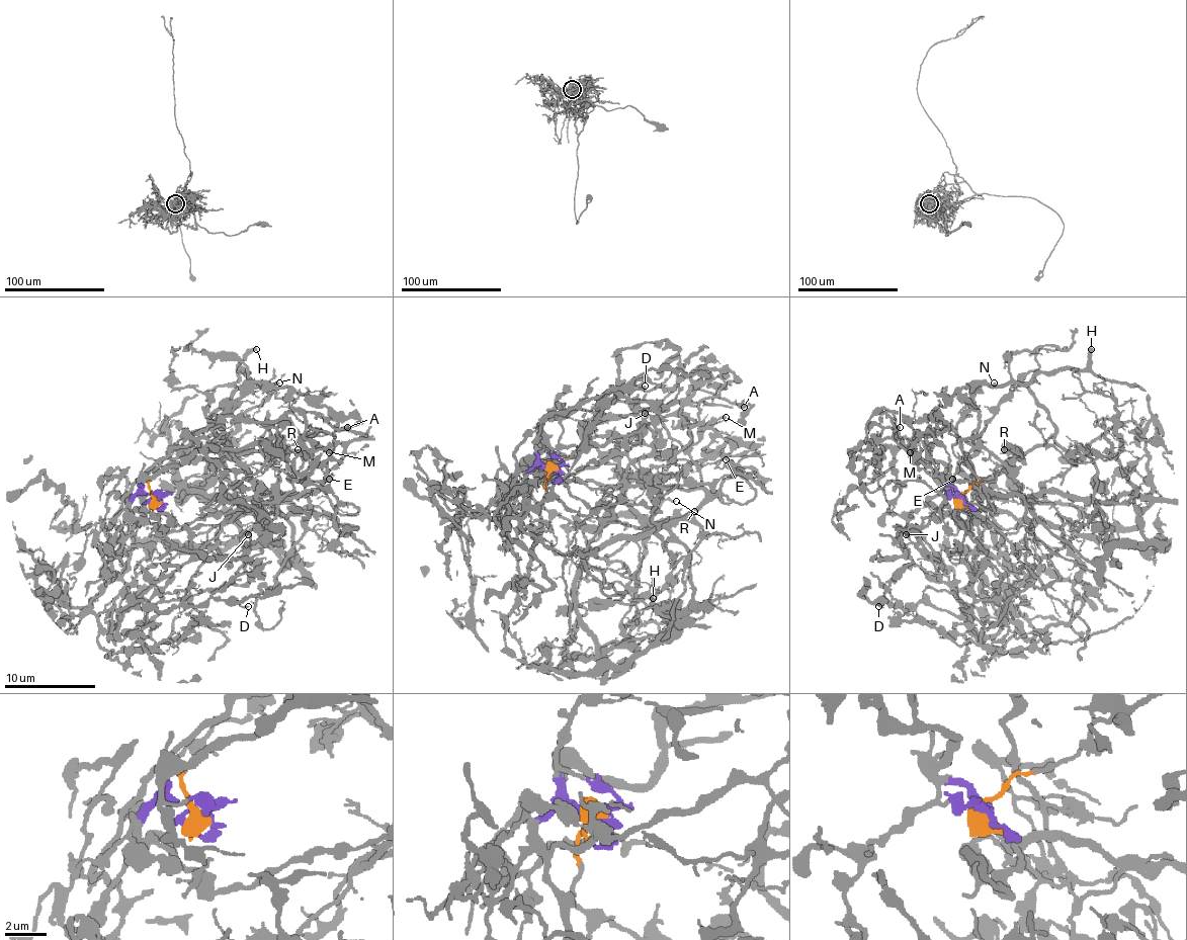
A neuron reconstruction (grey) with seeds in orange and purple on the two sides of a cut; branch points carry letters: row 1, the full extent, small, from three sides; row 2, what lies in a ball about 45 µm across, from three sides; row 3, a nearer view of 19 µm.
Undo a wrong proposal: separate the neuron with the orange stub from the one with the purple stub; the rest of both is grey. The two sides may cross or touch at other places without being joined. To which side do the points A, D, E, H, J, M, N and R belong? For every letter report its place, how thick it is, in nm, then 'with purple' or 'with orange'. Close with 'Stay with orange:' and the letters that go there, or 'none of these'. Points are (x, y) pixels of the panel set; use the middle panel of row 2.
A: at (744, 407); 180 nm thick; with purple
D: at (645, 386); 180 nm thick; with purple
E: at (726, 459); 500 nm thick; with purple
H: at (653, 598); 320 nm thick; with orange
J: at (645, 413); 120 nm thick; with purple
M: at (726, 417); 190 nm thick; with purple
N: at (676, 501); 150 nm thick; with orange
R: at (694, 511); 180 nm thick; with orange
Stay with orange: H, N, R

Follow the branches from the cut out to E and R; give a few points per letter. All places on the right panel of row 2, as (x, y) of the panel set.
E: (964, 500), (939, 482), (948, 466), (930, 454), (930, 427), (908, 423), (944, 448), (953, 480)
R: (962, 500), (976, 482), (996, 478), (1010, 459), (1019, 457), (1014, 459), (1021, 452), (1003, 450)

